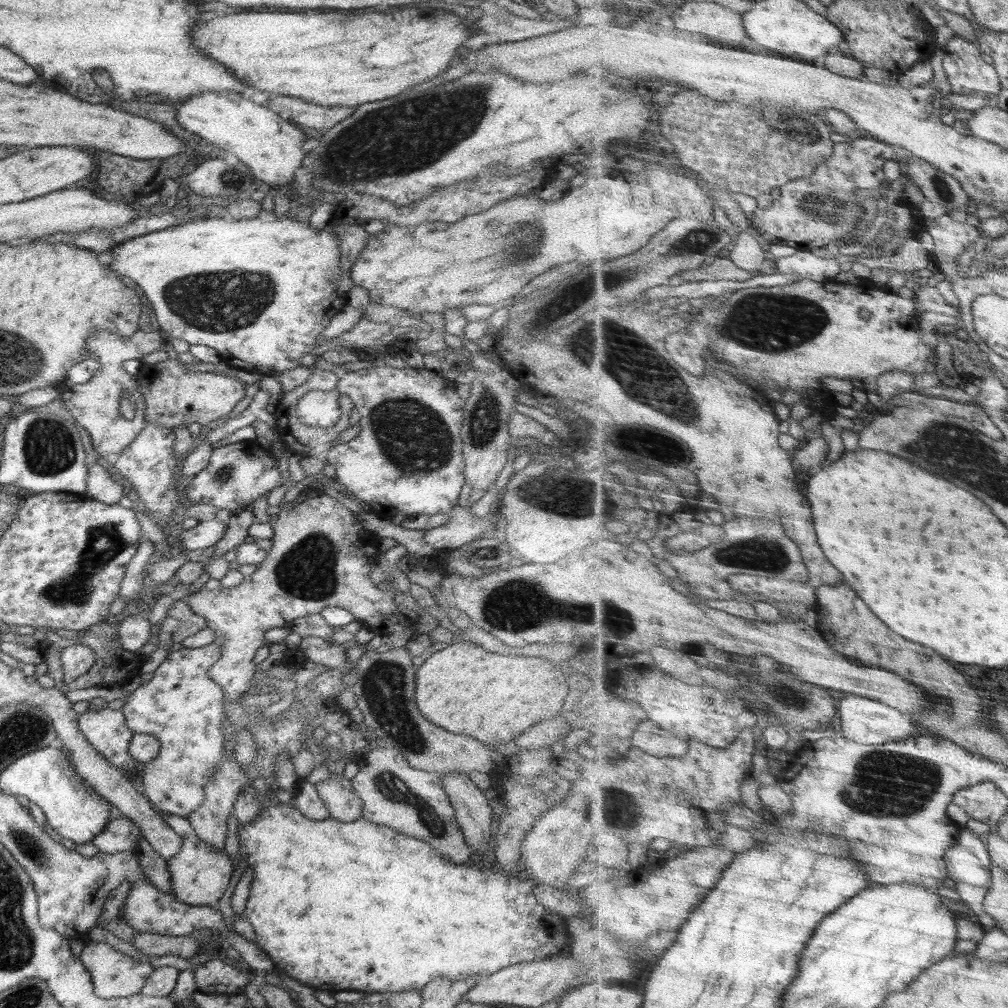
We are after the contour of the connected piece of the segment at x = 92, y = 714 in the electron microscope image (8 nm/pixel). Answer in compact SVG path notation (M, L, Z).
M109 707L98 711L85 710L79 713L77 723L94 751L118 771L132 772L133 765L134 769L141 770L140 764L128 754L133 732L126 726L122 711Z

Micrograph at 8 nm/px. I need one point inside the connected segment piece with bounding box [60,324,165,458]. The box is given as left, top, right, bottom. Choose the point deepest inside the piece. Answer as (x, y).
(95, 405)

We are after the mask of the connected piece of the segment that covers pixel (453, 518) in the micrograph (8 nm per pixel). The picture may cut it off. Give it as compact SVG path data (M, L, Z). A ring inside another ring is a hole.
M458 502L446 513L450 516L448 522L425 530L423 536L424 542L437 551L458 548L476 538L493 536L495 532L496 522L489 518L489 514L486 517L474 517L470 507L464 507Z

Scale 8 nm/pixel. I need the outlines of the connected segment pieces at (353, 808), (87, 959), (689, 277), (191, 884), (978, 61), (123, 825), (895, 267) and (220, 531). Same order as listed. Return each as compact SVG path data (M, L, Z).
M328 774L323 782L314 784L316 792L326 805L331 818L352 822L361 818L363 804L356 796L351 781L342 775Z
M107 943L90 944L84 947L79 959L90 973L93 991L103 999L124 998L140 993L148 976L155 969L150 964L142 964L134 957L115 950Z
M720 258L704 268L692 271L687 270L680 275L684 283L718 280L745 282L754 278L756 273L740 268L731 258Z
M171 815L166 816L165 822L183 840L181 849L167 860L167 869L171 876L174 897L190 906L215 906L228 888L232 868L234 868L232 860L226 855L226 852L208 848L207 844L202 842L193 831L187 818Z
M956 34L945 45L945 69L954 93L984 93L996 101L1002 81L995 65L982 58L982 52L978 44Z
M121 816L110 820L104 830L91 841L98 850L114 854L134 850L135 842L140 837L142 836L138 827L127 817Z
M912 238L908 240L904 245L902 245L894 255L883 256L883 257L860 257L857 261L870 269L878 268L883 270L890 270L892 273L895 272L910 272L915 275L919 270L926 270L928 264L930 264L930 252L924 248L924 244L919 241L918 238Z
M212 519L200 521L191 529L184 529L180 534L181 548L183 551L194 551L199 548L208 548L216 544L226 532L226 523Z

